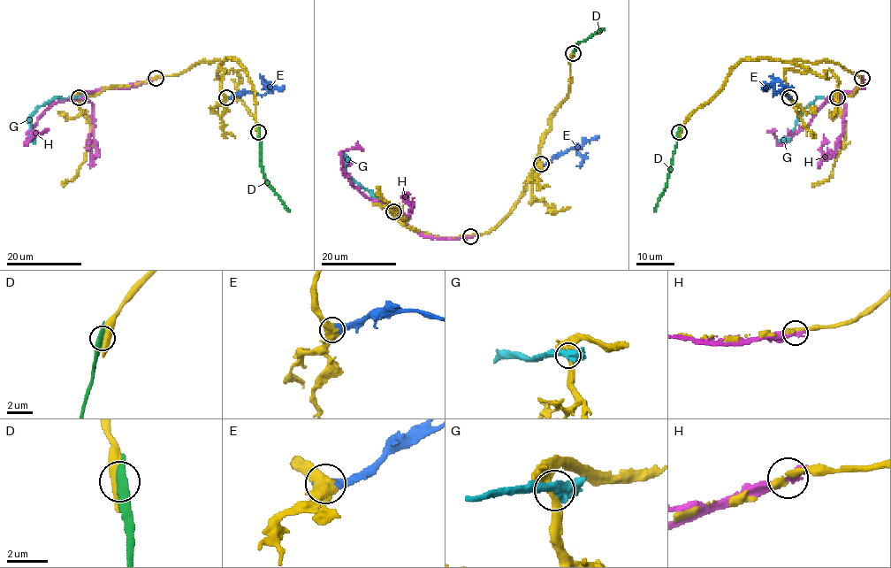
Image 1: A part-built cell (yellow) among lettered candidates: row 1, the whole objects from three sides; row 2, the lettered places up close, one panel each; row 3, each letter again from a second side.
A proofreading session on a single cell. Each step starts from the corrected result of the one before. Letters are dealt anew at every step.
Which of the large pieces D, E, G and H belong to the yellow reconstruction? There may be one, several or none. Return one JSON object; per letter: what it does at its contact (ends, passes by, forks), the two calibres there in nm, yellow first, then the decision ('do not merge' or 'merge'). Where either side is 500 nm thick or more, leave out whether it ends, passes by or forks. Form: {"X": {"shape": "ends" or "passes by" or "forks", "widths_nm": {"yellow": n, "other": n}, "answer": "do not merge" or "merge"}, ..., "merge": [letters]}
{"D": {"widths_nm": {"yellow": 500, "other": 400}, "answer": "do not merge"}, "E": {"widths_nm": {"yellow": 550, "other": 600}, "answer": "merge"}, "G": {"widths_nm": {"yellow": 380, "other": 500}, "answer": "do not merge"}, "H": {"shape": "ends", "widths_nm": {"yellow": 360, "other": 460}, "answer": "do not merge"}, "merge": ["E"]}

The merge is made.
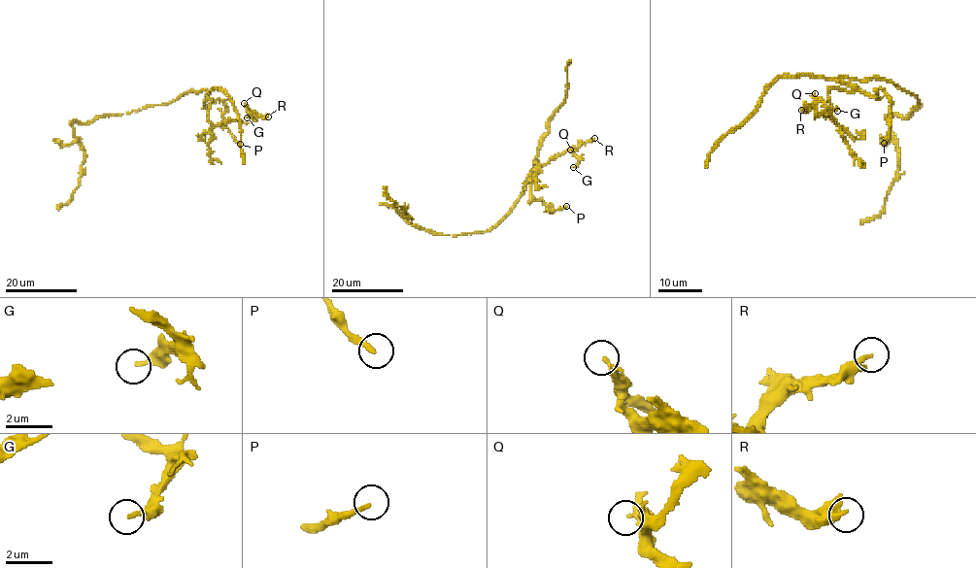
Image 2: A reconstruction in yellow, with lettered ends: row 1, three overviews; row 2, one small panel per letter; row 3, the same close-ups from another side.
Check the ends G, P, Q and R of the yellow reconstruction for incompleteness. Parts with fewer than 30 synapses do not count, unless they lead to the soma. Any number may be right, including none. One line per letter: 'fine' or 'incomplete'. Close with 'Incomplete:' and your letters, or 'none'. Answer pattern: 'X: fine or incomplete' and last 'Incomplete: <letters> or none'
G: fine
P: incomplete
Q: fine
R: fine
Incomplete: P

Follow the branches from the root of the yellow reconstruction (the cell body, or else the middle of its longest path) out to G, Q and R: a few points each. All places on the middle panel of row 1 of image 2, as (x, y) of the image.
G: (494, 226), (534, 167), (532, 180), (535, 160), (546, 165), (577, 150), (573, 167)
Q: (494, 226), (520, 198), (534, 167), (532, 180), (534, 161), (546, 165), (577, 150), (570, 150)
R: (494, 226), (520, 198), (528, 174), (534, 167), (532, 180), (531, 171), (535, 160), (546, 165), (594, 138)

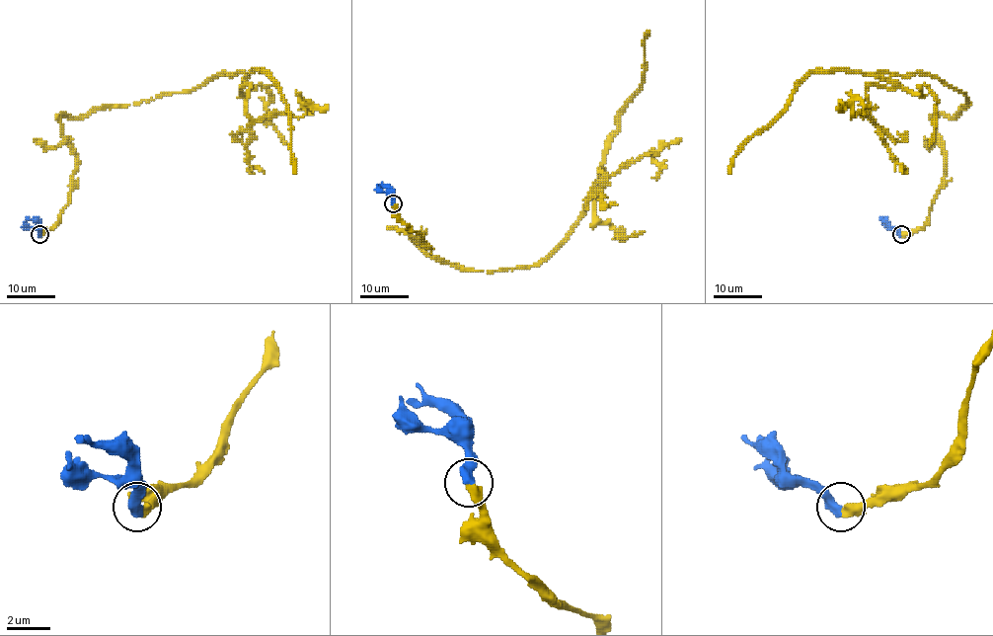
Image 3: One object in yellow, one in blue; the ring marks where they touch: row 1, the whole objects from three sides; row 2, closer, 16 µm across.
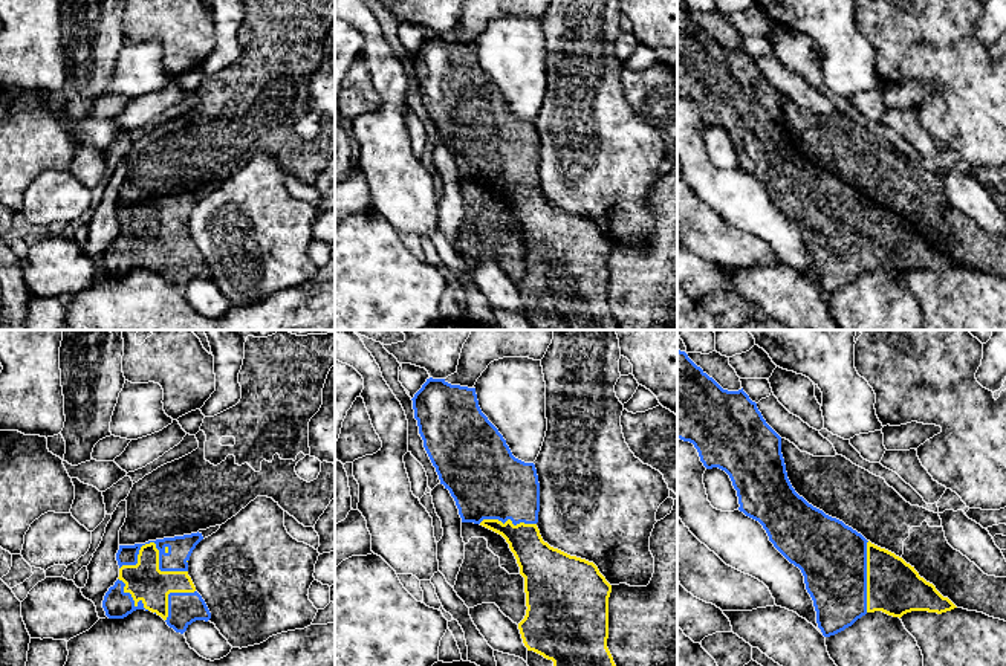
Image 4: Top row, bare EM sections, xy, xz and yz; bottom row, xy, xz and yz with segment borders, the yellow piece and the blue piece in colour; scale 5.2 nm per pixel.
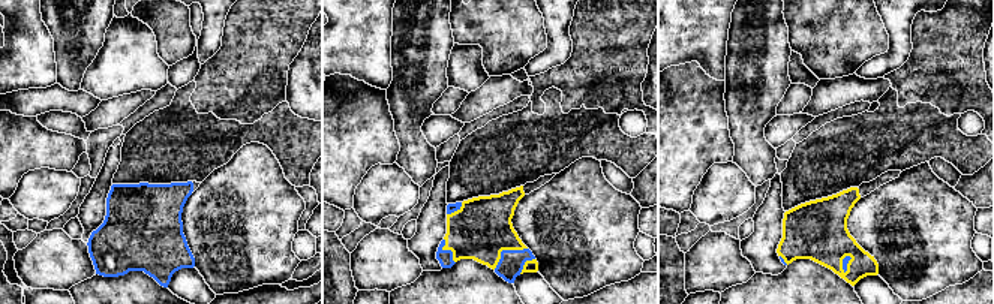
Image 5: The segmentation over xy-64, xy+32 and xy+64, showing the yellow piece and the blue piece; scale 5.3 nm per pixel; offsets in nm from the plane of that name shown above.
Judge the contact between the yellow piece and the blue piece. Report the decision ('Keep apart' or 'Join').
Join

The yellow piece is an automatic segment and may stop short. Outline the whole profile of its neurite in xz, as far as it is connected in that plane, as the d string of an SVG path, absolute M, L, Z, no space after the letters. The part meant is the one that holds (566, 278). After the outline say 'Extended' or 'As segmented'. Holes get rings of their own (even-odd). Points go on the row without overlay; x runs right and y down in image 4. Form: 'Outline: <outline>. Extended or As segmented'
Outline: M430 35L430 37L427 37L427 40L414 52L414 55L411 58L413 58L414 76L417 78L417 84L419 84L419 92L423 98L423 105L425 105L433 124L436 125L440 142L443 142L445 147L448 147L451 154L454 156L456 163L459 166L459 173L462 176L462 180L480 182L480 183L501 192L506 197L506 200L509 202L509 206L517 217L517 221L520 225L520 232L524 235L524 251L526 251L526 264L527 264L524 276L518 281L518 287L520 287L523 301L527 306L527 309L534 309L534 310L543 313L544 316L553 319L552 328L537 328L537 330L619 330L613 319L613 315L607 306L608 255L612 251L612 243L605 238L605 235L599 231L598 225L593 220L589 220L589 218L576 215L576 214L570 214L558 206L550 205L547 200L543 199L540 188L537 185L538 170L540 170L540 141L538 141L535 122L524 121L512 113L503 93L482 70L482 67L479 64L475 46L451 43L445 37Z. Extended

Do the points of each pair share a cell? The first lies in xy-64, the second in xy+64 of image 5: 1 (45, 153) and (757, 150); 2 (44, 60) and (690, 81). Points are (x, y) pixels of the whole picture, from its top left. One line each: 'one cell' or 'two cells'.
1: two cells
2: two cells

